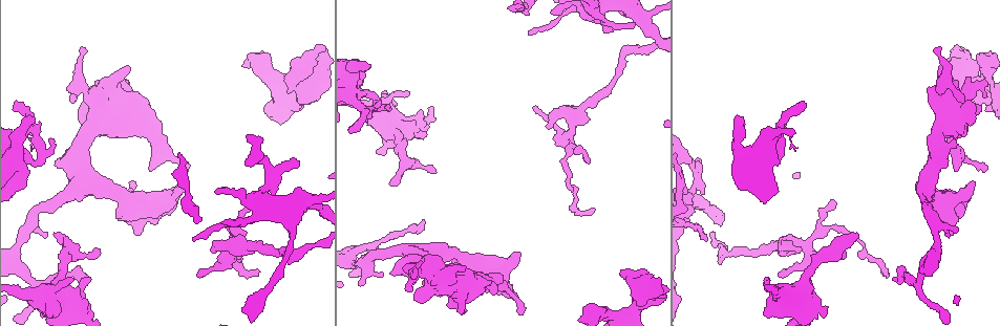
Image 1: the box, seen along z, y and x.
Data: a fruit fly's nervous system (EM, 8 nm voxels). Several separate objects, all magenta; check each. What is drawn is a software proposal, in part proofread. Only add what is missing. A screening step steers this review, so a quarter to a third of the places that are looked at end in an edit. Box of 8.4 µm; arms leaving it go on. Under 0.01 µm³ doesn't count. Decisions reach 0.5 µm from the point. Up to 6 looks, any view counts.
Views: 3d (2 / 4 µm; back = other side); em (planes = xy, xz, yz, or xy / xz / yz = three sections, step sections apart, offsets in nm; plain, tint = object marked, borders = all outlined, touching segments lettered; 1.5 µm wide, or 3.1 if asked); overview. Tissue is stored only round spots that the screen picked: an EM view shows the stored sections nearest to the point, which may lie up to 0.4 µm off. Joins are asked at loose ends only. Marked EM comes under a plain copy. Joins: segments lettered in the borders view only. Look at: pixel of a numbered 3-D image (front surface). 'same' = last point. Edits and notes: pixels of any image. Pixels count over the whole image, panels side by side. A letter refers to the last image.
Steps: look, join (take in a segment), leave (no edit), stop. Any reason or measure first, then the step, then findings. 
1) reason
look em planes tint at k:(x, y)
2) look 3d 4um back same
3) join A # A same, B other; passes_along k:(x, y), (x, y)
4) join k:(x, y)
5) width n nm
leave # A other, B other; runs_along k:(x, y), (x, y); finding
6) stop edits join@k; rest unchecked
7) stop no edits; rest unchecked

tapers out
look em planes borders at 1:(985, 168)

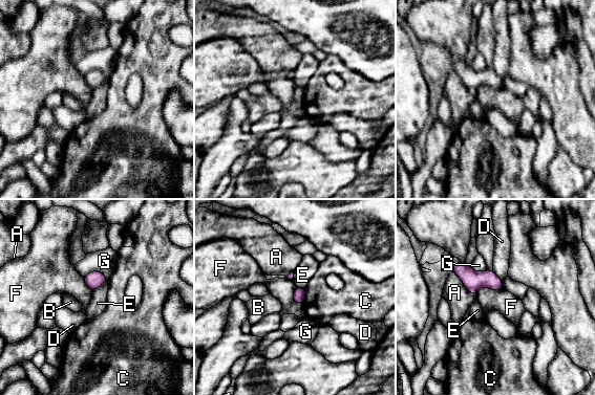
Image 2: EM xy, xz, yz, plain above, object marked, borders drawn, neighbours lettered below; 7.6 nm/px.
leave # A other, B other, C other, D other, E other, F other, G other; runs_along 2:(455, 267), (500, 287); no lettered segment goes on from it

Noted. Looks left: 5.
branch stops here
look em xz step 8 borders at 1:(286, 82)

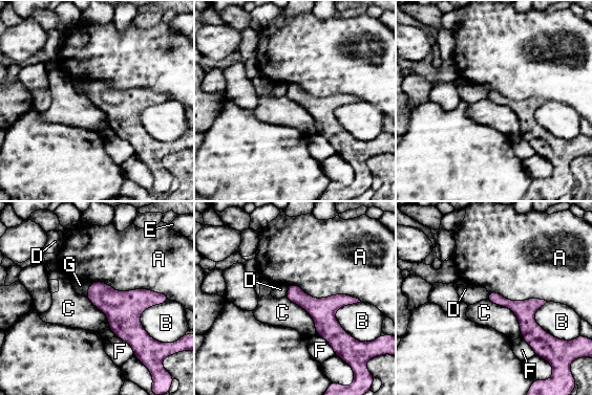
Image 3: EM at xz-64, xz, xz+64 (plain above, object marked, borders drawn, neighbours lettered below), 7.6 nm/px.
another direction
look em planes borders same

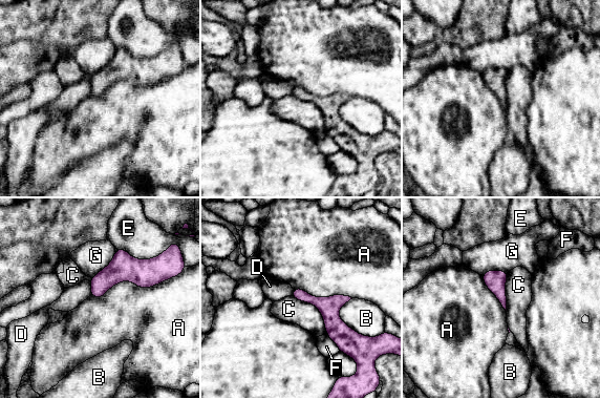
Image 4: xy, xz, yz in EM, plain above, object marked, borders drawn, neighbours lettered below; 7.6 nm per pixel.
leave # A other, B other, C other, D other, E other, F other, G other; border 4:(292, 295), (311, 302), (327, 331); none of them fits

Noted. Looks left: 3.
stops while still wide
look 3d 2um at 1:(386, 92)

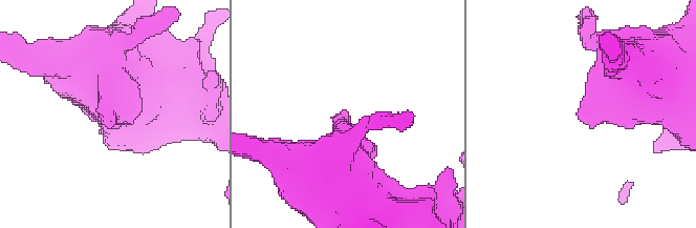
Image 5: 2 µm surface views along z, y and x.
look em planes tint at 5:(113, 116)

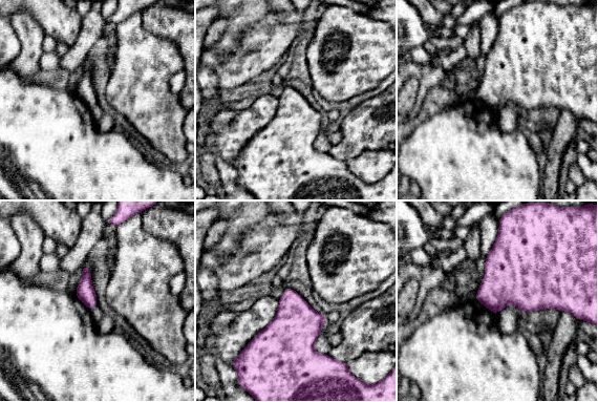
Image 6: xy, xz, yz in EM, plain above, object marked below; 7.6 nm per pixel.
what lies round it
look em planes borders same

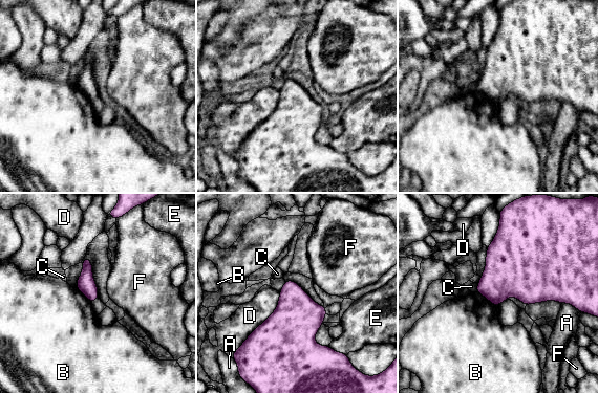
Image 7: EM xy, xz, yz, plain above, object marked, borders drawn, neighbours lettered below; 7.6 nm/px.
longest_contact D 550 nm
leave # A other, B other, C other, D other, E other, F other; none of them fits

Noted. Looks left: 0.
stop no edits; rest unchecked

